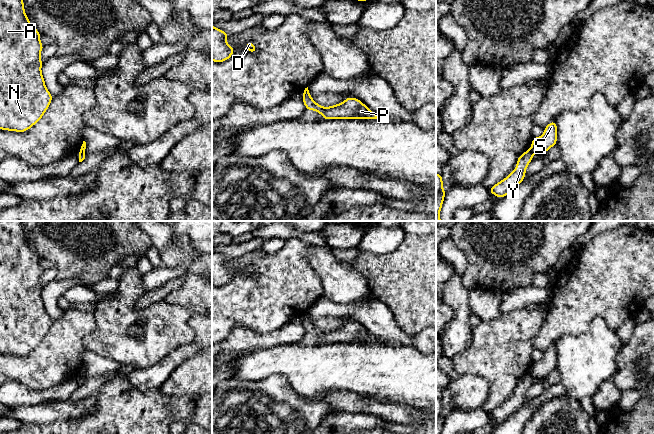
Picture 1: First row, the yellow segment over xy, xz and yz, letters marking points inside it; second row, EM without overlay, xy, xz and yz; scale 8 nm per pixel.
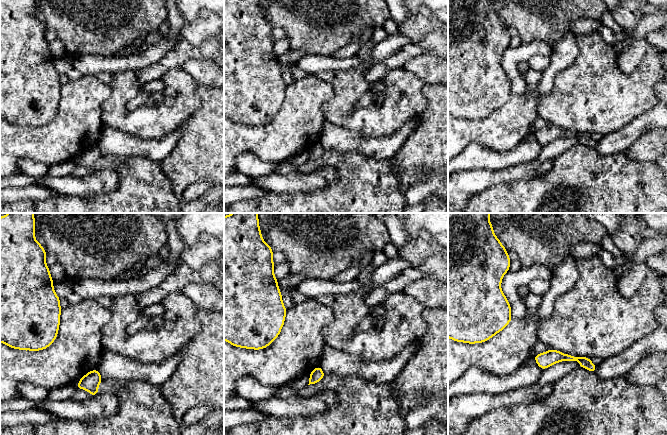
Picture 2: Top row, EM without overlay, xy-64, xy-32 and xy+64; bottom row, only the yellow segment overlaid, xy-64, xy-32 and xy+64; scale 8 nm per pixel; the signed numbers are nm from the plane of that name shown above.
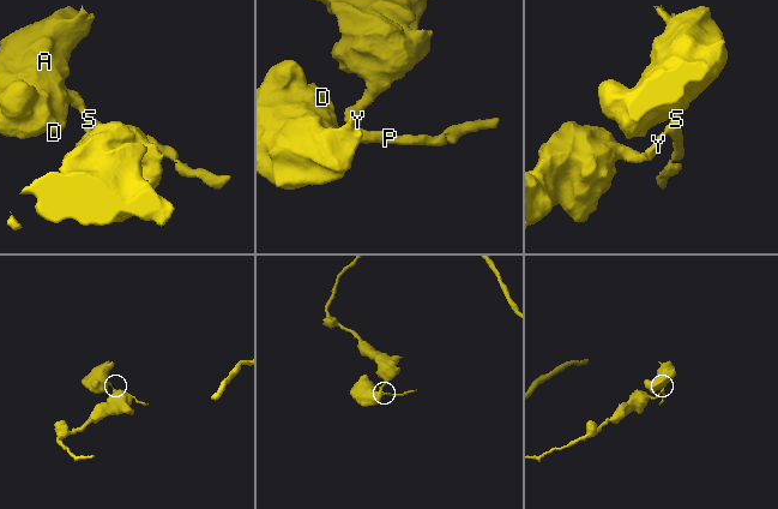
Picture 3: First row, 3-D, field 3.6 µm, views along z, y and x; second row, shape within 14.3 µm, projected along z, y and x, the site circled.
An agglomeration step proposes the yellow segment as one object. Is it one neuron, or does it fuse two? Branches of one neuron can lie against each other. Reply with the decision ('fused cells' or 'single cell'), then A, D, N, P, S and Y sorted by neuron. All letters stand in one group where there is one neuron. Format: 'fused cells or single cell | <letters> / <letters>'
fused cells | A D N P S / Y

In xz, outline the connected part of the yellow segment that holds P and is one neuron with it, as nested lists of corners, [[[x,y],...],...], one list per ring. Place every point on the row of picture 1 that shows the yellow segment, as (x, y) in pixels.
[[[304,92],[302,100],[305,108],[319,112],[324,120],[327,119],[378,119],[386,120],[373,113],[368,107],[355,97],[346,98],[342,103],[330,107],[323,107],[317,104],[310,93]]]

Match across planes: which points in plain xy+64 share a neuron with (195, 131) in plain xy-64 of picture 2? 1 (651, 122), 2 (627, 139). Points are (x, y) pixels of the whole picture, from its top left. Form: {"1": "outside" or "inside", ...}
{"1": "outside", "2": "outside"}

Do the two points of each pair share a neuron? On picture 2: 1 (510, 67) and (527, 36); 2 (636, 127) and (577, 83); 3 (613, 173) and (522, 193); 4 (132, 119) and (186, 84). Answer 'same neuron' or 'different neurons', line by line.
1: different neurons
2: different neurons
3: same neuron
4: same neuron

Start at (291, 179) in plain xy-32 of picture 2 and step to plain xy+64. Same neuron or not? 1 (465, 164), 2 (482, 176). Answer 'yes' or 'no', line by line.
1: no
2: yes

